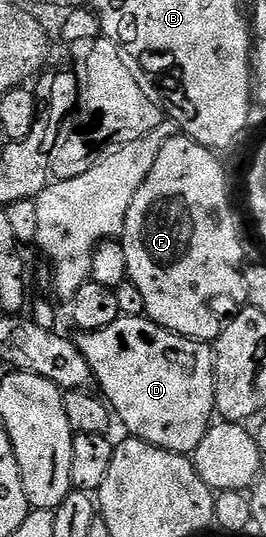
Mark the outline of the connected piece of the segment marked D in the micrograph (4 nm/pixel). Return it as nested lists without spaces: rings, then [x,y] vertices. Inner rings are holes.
[[[147,315],[120,316],[106,330],[80,332],[75,337],[82,358],[90,362],[95,383],[107,400],[117,421],[129,428],[137,440],[164,448],[167,452],[191,454],[209,430],[216,412],[216,361],[211,343],[190,340],[158,326]]]

